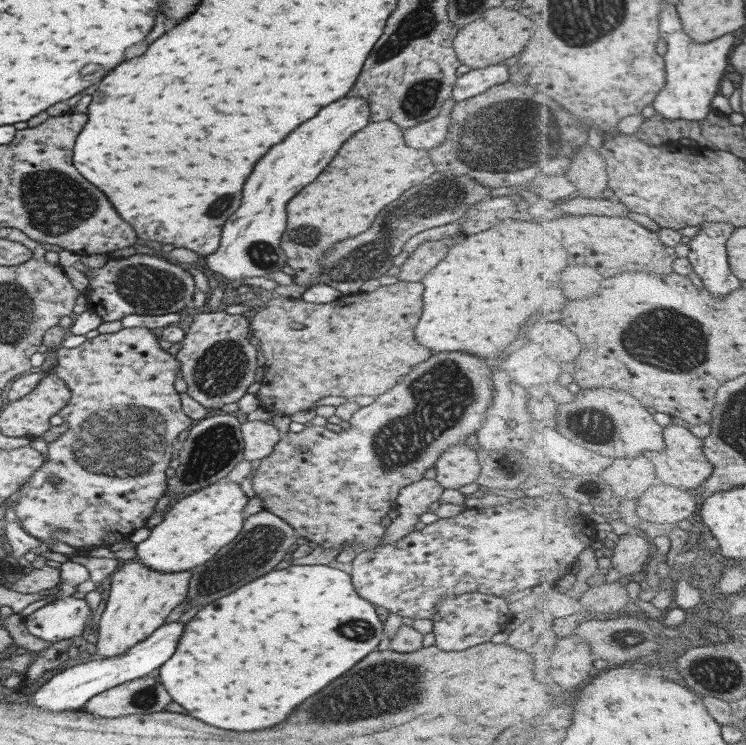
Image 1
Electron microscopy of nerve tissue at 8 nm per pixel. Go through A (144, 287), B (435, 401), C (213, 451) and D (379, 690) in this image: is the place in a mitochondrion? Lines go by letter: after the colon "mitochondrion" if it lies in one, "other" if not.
A: mitochondrion
B: mitochondrion
C: mitochondrion
D: mitochondrion

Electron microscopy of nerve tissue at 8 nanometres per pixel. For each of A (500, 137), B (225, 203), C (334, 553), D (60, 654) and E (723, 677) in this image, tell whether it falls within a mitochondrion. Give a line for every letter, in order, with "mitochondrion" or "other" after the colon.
A: mitochondrion
B: mitochondrion
C: other
D: other
E: mitochondrion

